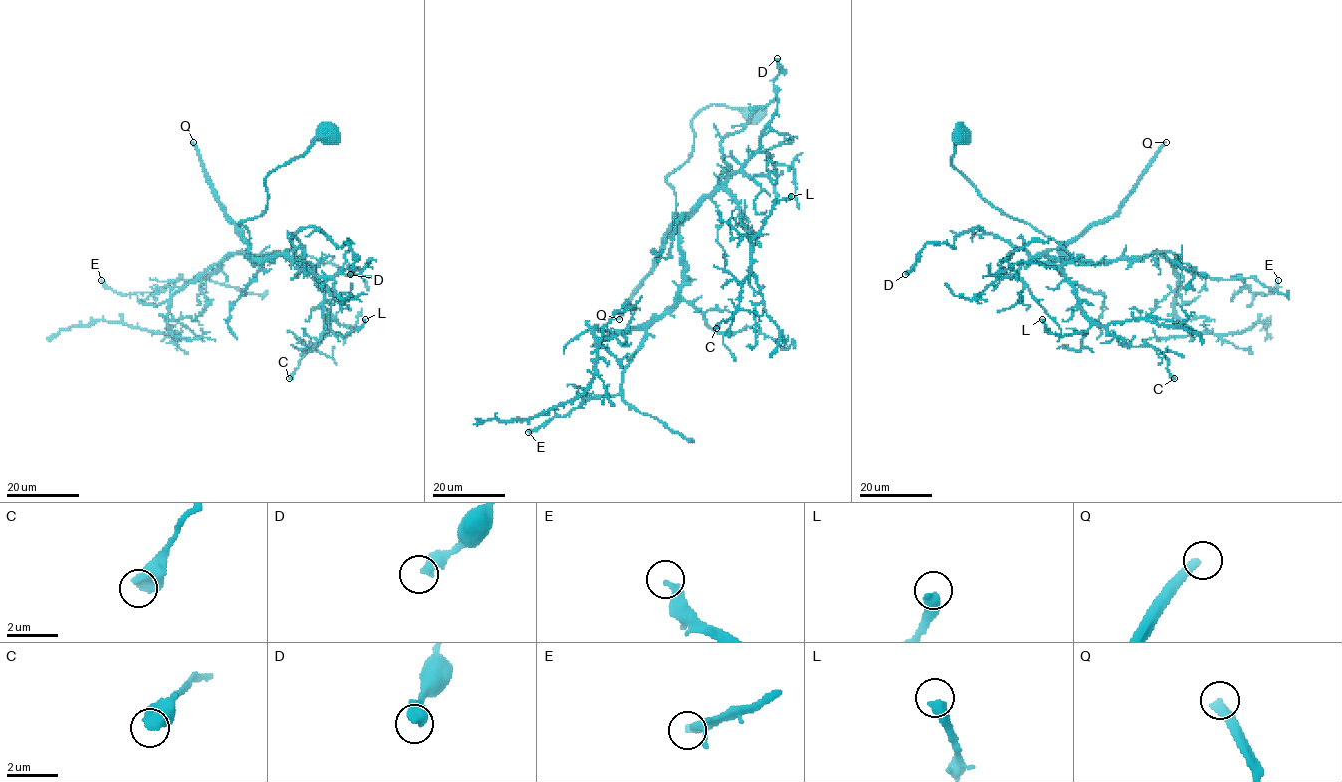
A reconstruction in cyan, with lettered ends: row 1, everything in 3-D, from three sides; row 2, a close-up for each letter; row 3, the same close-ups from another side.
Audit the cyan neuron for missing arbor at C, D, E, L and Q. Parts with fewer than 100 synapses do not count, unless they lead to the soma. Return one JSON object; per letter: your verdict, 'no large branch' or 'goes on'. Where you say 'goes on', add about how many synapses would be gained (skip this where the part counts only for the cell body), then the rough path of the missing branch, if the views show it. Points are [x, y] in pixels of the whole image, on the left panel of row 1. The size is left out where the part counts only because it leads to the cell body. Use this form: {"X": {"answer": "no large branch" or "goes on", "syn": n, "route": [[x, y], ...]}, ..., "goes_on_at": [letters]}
{"C": {"answer": "no large branch"}, "D": {"answer": "no large branch"}, "E": {"answer": "no large branch"}, "L": {"answer": "no large branch"}, "Q": {"answer": "goes on", "syn": 500}, "goes_on_at": ["Q"]}

